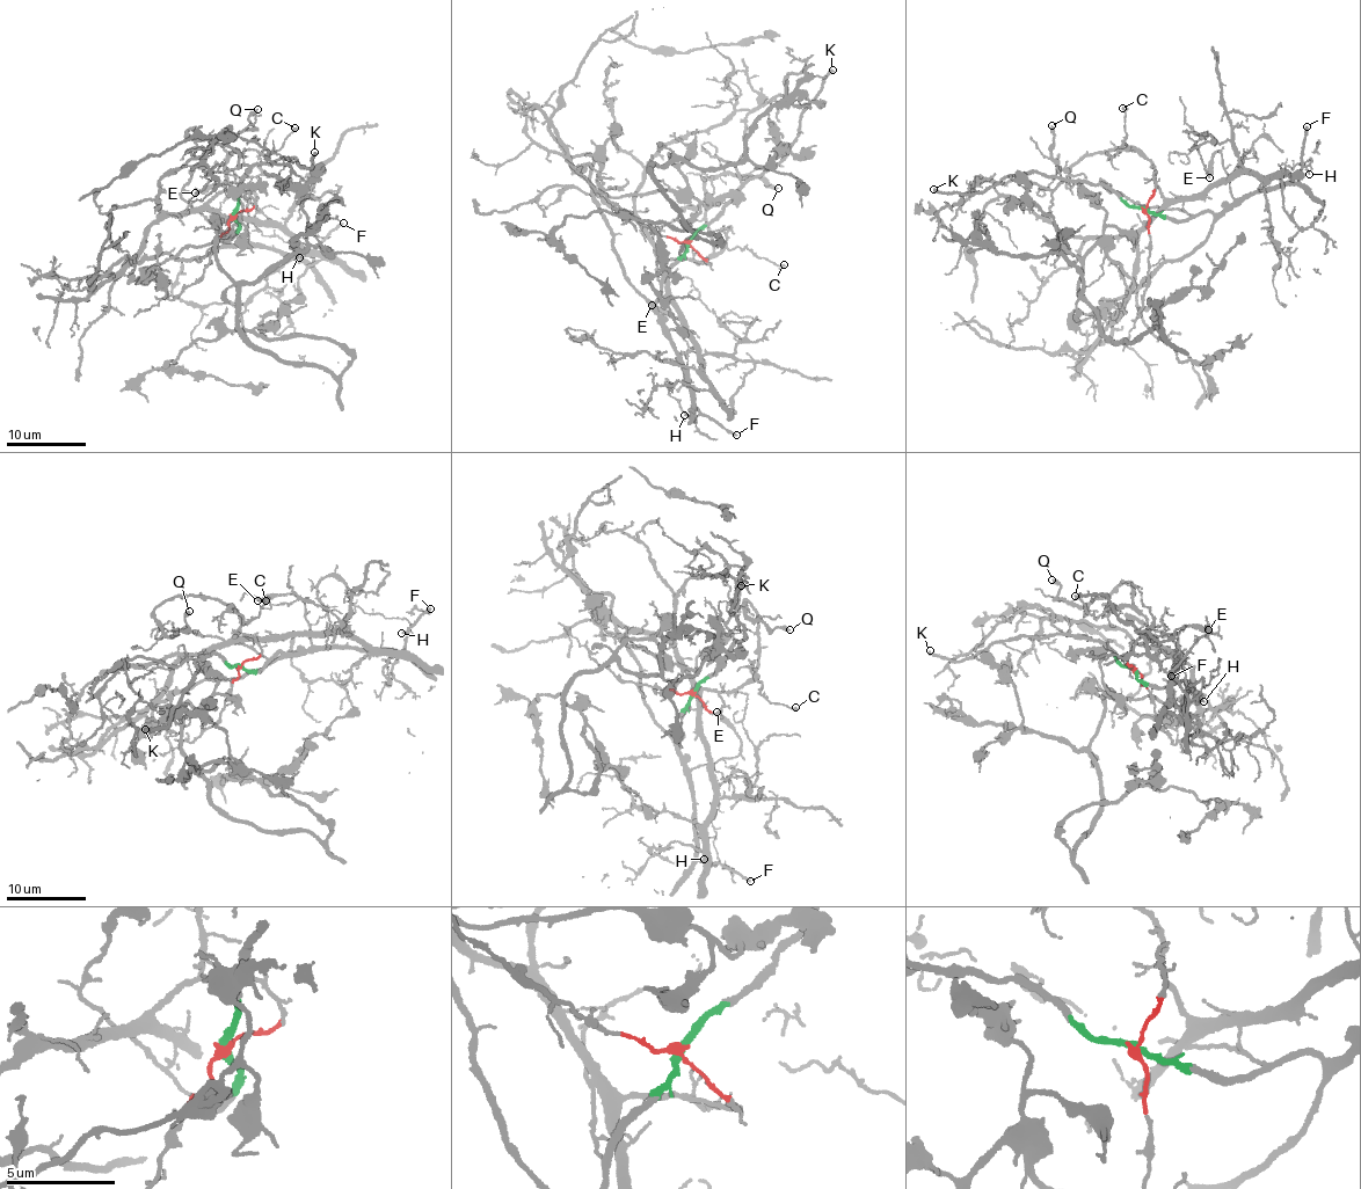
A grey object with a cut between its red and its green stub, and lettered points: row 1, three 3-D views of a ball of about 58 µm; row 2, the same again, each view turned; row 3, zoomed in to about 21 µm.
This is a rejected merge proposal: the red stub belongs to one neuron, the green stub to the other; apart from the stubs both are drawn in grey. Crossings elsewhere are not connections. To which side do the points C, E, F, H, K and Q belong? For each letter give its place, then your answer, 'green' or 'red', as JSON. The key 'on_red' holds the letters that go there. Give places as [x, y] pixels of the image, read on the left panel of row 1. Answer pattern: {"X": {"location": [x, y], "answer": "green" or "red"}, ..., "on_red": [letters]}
{"C": {"location": [295, 128], "answer": "red"}, "E": {"location": [195, 192], "answer": "green"}, "F": {"location": [343, 223], "answer": "green"}, "H": {"location": [299, 257], "answer": "green"}, "K": {"location": [314, 152], "answer": "green"}, "Q": {"location": [257, 109], "answer": "red"}, "on_red": ["C", "Q"]}

